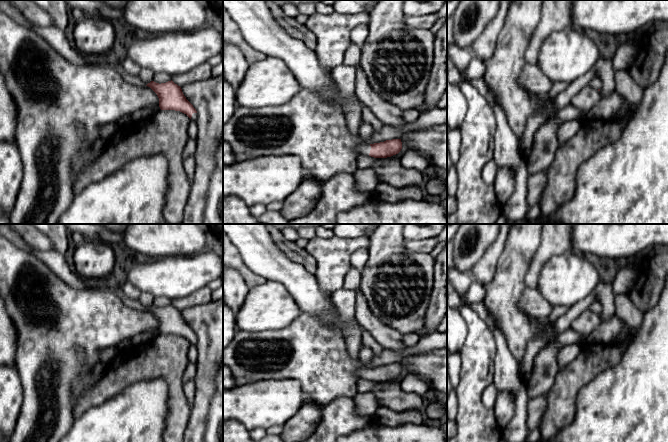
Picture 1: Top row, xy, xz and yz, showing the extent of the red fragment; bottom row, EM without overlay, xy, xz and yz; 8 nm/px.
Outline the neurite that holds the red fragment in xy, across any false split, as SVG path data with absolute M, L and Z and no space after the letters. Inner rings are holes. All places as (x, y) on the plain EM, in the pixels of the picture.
M172 304L166 307L156 307L151 305L146 310L150 311L159 322L161 334L175 334L186 338L191 345L197 346L197 335L186 323L180 310Z

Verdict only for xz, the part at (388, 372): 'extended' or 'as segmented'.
extended

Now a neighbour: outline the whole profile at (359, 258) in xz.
M359 249L355 251L350 259L351 267L361 272L368 260L369 253L365 249Z

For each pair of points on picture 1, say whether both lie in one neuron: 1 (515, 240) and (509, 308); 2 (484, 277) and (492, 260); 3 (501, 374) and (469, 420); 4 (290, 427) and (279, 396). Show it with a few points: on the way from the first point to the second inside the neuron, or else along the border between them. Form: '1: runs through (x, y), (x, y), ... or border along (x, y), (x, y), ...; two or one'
1: runs through (515, 257), (510, 272), (509, 291); one
2: runs through (484, 273), (488, 264); one
3: border along (495, 359), (494, 380), (492, 382); two
4: border along (304, 403), (282, 425); two

